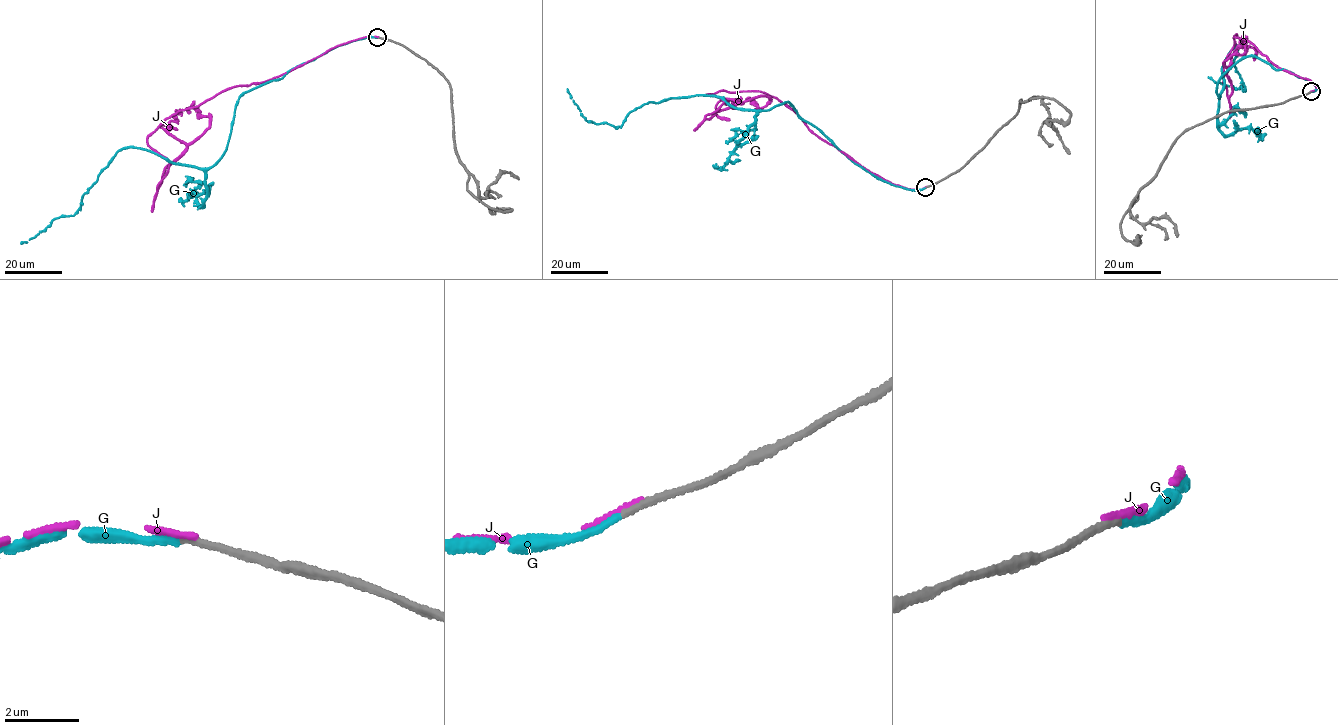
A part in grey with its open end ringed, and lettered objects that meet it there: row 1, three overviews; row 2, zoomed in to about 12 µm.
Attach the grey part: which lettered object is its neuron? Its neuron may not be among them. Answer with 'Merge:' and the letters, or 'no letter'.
Merge: G

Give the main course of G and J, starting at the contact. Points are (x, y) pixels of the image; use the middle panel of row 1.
G: (925, 188), (875, 176), (789, 103), (759, 110), (683, 96), (648, 102), (616, 127), (585, 120), (567, 88)
J: (926, 187), (867, 171), (759, 91), (704, 94), (723, 102), (705, 117), (769, 100), (760, 108), (747, 100)

